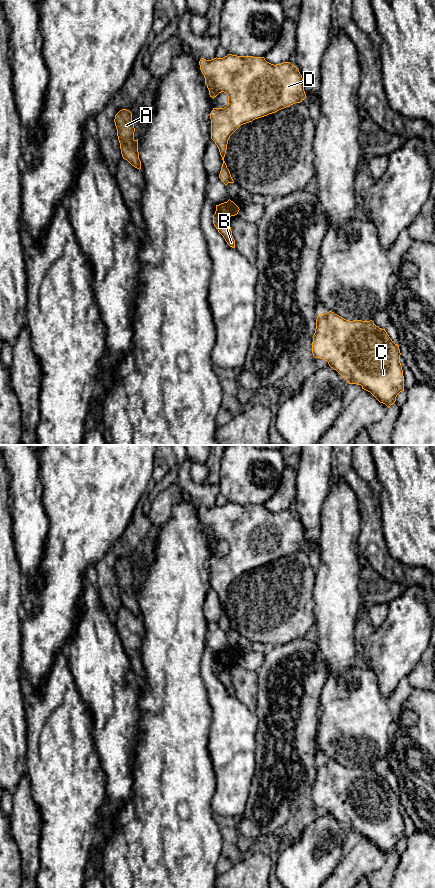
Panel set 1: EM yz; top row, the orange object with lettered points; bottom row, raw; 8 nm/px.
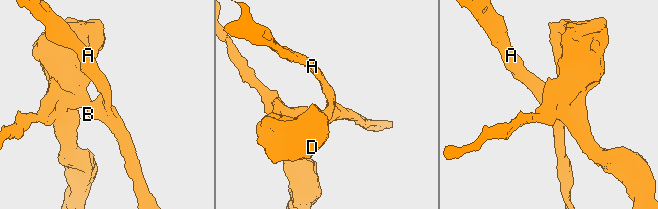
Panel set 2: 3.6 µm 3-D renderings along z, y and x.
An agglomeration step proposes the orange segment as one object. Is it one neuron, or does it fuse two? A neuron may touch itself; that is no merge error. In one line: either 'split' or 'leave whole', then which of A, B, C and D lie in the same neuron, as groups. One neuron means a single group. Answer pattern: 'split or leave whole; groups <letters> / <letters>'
split; groups A B / C D

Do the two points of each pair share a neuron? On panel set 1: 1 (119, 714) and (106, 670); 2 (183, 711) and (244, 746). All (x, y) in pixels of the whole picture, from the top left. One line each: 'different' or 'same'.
1: same
2: different

